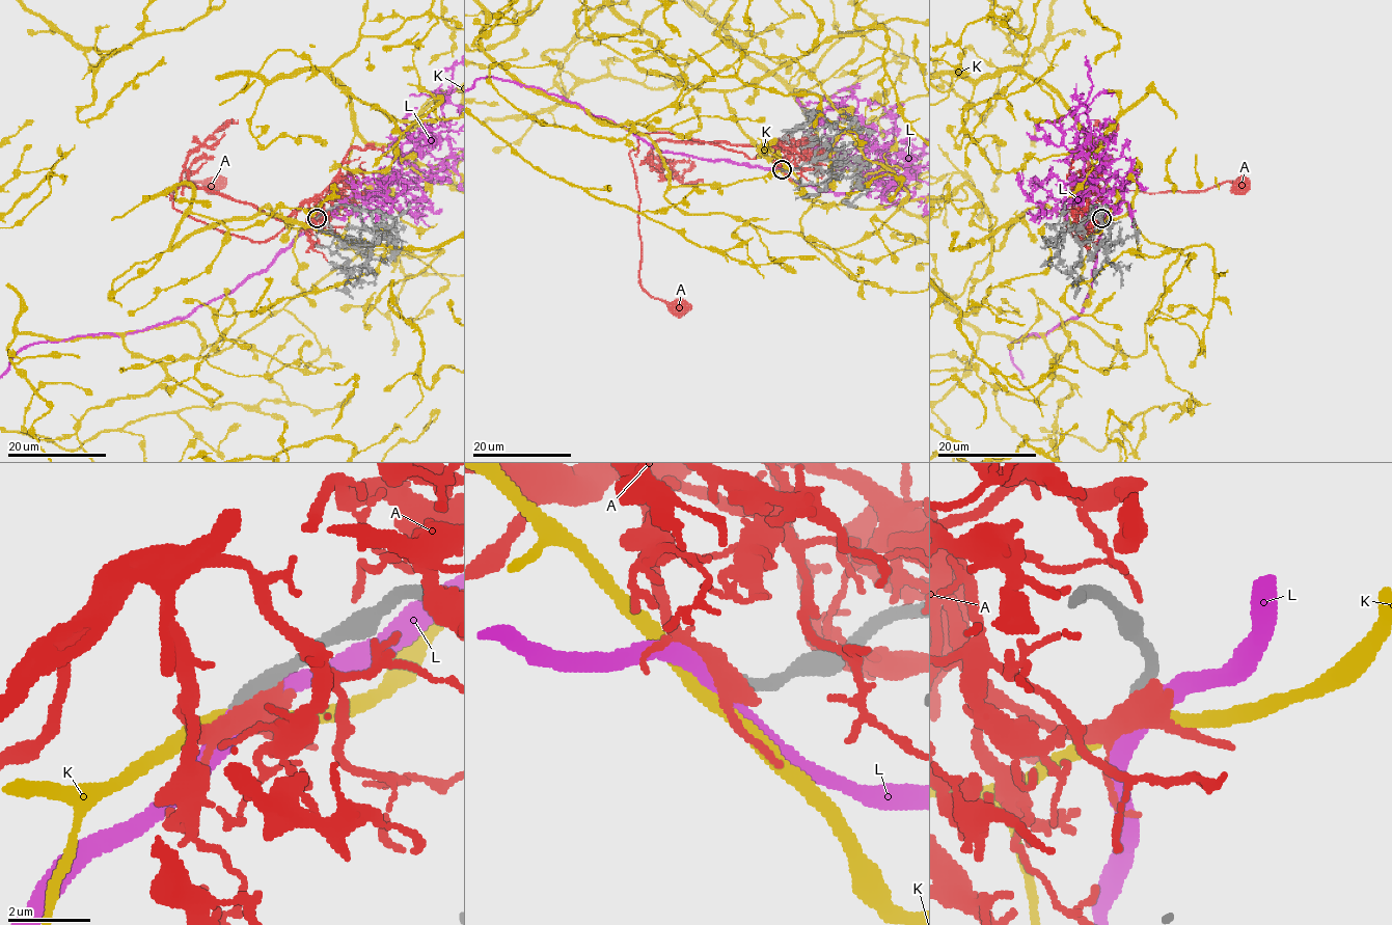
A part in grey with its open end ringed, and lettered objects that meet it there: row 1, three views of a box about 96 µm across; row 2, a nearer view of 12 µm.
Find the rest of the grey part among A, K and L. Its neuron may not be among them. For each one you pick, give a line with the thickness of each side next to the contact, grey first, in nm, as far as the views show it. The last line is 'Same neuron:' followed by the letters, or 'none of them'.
L: calibres 420 and 400 nm
Same neuron: L

